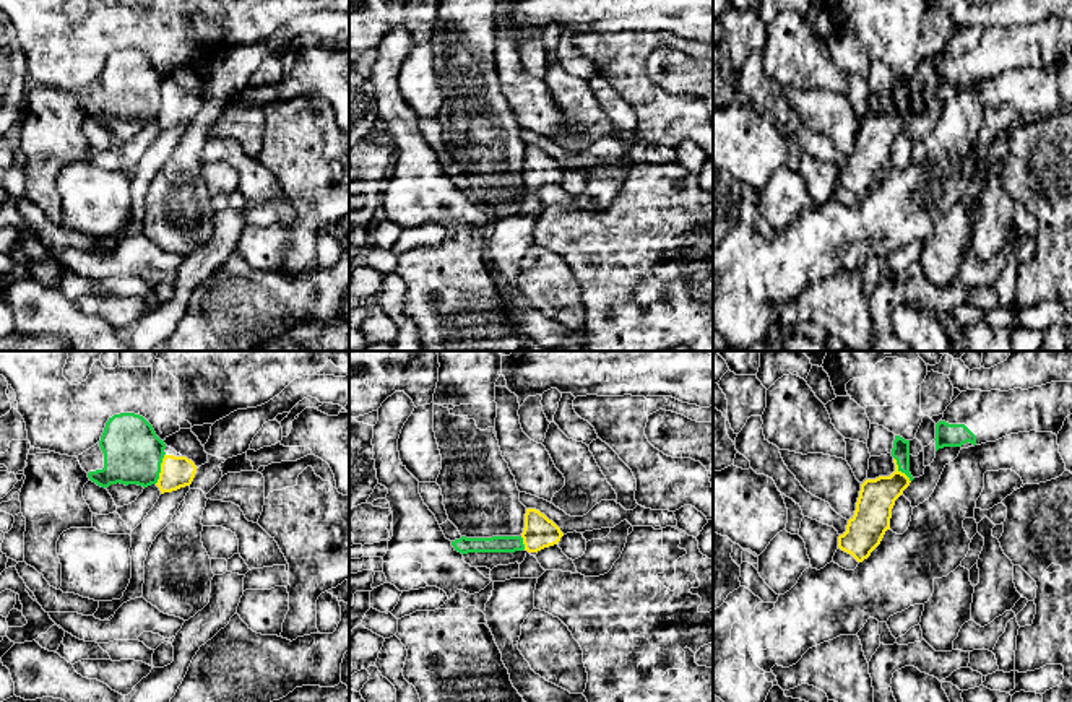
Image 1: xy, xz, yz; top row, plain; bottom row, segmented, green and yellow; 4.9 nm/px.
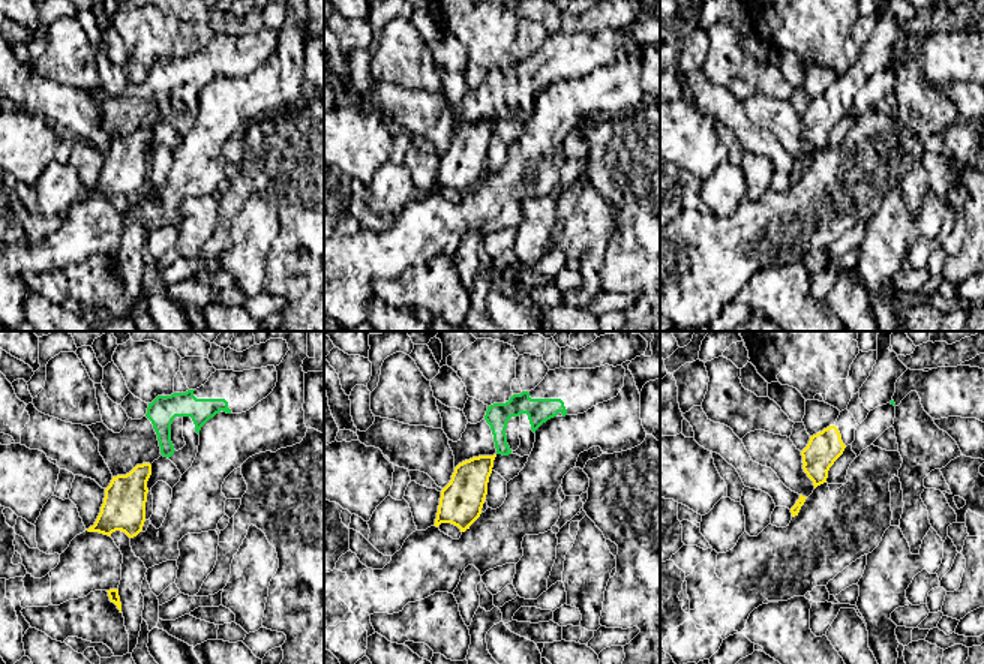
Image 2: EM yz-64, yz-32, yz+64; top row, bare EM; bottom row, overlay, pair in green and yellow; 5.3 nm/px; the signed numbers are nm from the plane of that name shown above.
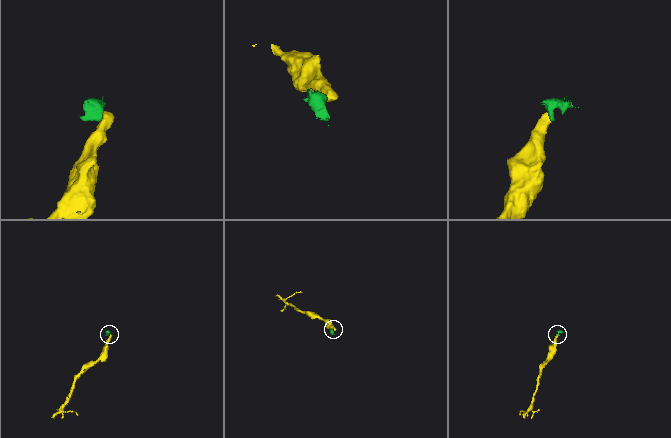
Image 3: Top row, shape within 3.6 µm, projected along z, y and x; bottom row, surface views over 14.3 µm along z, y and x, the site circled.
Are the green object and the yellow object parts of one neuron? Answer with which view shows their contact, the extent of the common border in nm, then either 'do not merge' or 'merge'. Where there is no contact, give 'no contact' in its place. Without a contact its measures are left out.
contact in xy; length 160 nm; do not merge

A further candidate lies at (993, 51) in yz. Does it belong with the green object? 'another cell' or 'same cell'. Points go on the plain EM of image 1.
same cell

